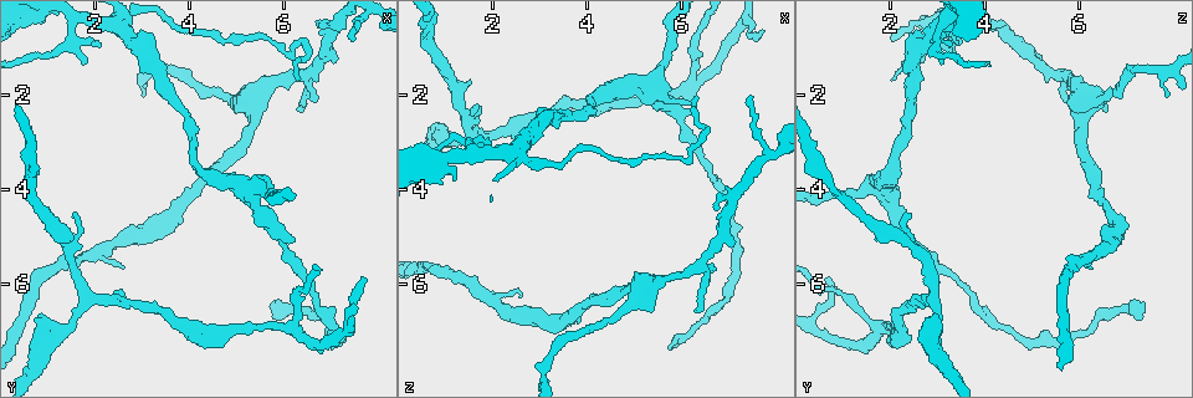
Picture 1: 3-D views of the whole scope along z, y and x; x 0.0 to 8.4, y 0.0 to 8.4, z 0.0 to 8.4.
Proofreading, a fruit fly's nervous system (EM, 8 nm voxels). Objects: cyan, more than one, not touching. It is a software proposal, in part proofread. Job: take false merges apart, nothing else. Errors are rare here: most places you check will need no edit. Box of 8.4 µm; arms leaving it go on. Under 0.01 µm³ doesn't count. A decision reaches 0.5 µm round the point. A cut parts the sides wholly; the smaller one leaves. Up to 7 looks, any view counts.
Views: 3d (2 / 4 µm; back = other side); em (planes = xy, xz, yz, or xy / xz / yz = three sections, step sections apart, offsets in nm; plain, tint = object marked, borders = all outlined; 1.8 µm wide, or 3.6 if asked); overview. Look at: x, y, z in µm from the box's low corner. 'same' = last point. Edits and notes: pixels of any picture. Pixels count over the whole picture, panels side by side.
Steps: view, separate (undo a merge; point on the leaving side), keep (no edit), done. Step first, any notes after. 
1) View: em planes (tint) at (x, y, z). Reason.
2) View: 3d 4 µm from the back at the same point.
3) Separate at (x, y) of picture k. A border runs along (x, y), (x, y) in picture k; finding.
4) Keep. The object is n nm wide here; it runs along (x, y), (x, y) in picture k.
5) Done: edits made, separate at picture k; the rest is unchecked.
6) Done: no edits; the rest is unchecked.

View: 3d 2 µm at (1.95, 6.35, 2.85). Branch point.

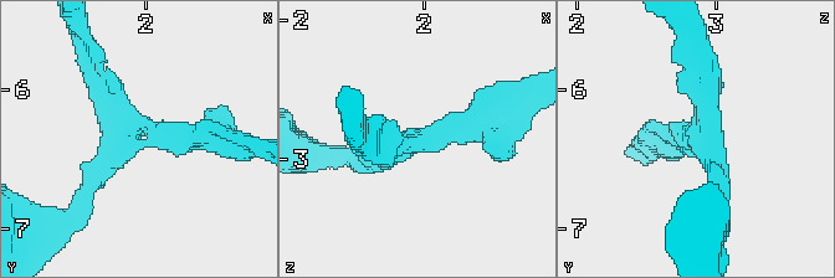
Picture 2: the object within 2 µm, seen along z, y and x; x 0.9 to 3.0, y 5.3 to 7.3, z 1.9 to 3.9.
View: em planes (tint) at (1.94, 6.30, 2.86). 3 arms meet here; the arms are 160, 160, 160 nm wide.

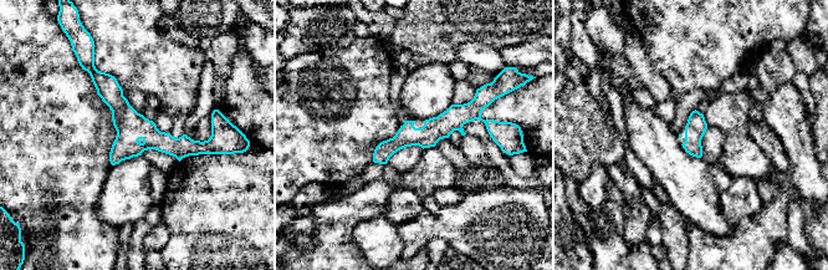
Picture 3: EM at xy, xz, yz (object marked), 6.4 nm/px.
Keep. It runs along (93, 74), (149, 137), (209, 148) in picture 3; continuous, no second neuron.

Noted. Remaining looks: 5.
View: em planes (tint) at (5.20, 3.95, 1.80). Calibre changes.

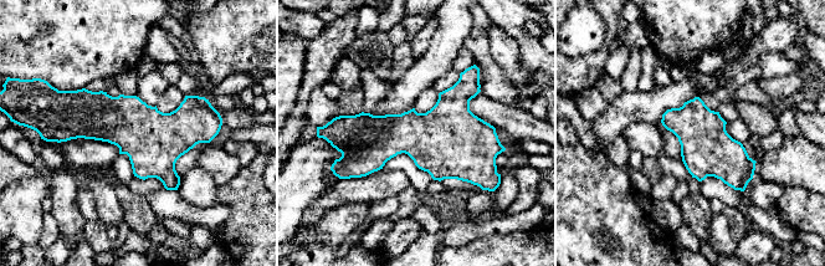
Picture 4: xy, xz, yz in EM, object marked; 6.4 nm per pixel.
Keep. Continuous, no second neuron.

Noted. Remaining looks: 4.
View: em 3.6 µm planes (tint) at (4.70, 2.05, 6.60). Calibre changes.

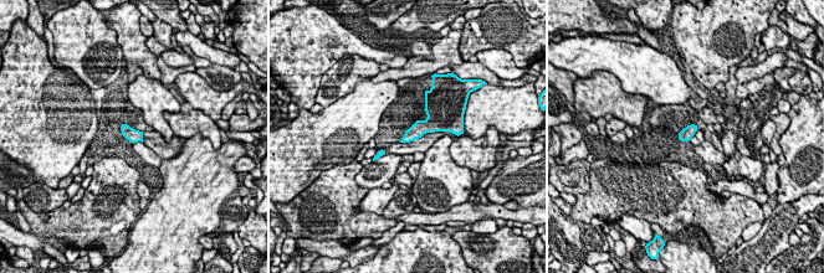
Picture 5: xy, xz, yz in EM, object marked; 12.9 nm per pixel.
Keep. Continuous, no second neuron.

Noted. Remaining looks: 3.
Done: no edits; the rest is unchecked.

